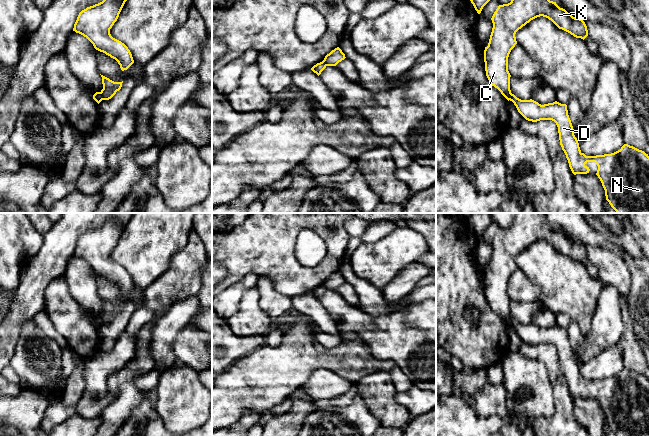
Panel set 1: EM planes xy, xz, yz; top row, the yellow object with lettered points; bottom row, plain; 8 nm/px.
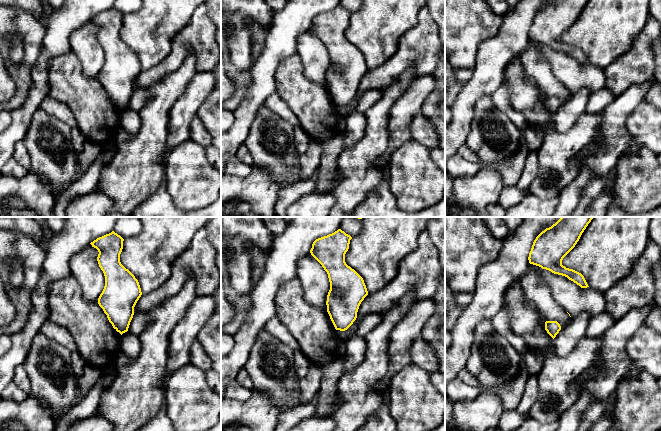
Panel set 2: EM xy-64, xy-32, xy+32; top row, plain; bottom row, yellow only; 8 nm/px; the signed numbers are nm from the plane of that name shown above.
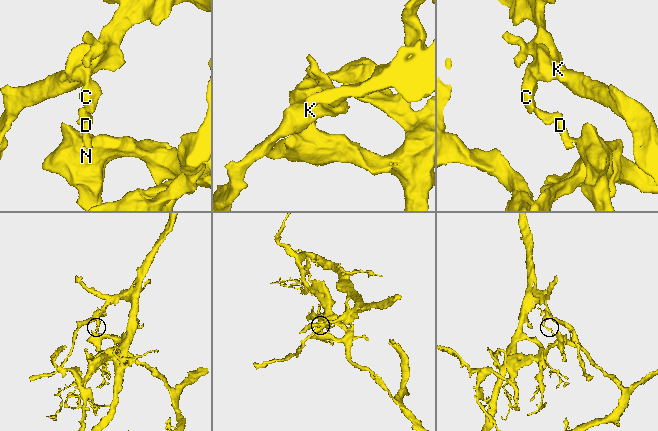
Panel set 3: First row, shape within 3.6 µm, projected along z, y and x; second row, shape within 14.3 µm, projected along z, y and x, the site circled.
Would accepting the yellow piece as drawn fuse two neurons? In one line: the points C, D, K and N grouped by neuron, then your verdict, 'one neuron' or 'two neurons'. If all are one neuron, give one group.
groups C K / D N; two neurons

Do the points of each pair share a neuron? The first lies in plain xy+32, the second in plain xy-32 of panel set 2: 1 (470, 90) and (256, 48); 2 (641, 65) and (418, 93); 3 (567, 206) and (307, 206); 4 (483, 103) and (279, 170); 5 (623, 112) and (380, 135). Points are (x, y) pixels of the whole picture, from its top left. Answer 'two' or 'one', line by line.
1: two
2: two
3: two
4: one
5: two

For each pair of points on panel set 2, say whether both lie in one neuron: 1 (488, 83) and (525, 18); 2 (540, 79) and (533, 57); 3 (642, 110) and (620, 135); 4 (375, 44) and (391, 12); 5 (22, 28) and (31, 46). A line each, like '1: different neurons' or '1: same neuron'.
1: same neuron
2: same neuron
3: different neurons
4: same neuron
5: same neuron

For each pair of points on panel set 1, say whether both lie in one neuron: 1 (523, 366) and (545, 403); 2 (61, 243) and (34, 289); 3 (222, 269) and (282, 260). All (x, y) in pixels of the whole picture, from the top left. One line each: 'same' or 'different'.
1: same
2: same
3: different

